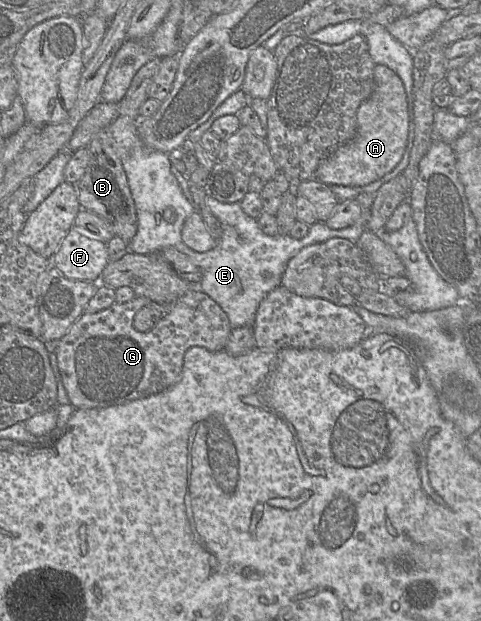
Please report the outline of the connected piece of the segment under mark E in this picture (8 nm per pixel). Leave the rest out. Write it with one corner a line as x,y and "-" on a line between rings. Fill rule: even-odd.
361,193
355,198
362,207
362,215
353,225
342,229
331,229
325,222
315,222
308,234
302,239
288,235
266,235
260,229
258,221
245,214
240,202
222,203
212,195
207,195
205,203
219,220
222,235
216,246
207,252
196,252
185,246
192,262
202,271
198,287
213,299
227,314
231,330
237,327
253,326
261,301
274,288
281,285
281,279
287,264
299,251
309,245
325,242
332,238
344,238
354,244
366,229
375,194

